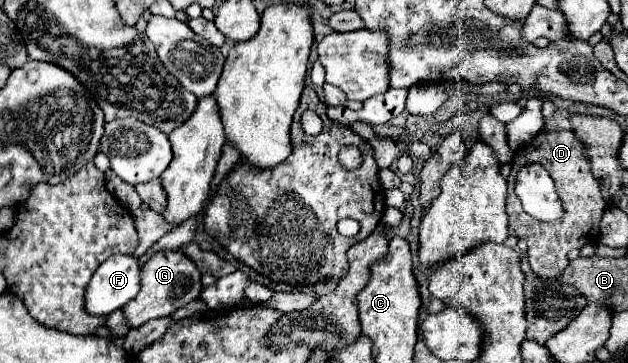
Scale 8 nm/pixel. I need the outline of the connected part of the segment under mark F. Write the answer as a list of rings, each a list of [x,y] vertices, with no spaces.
[[[111,255],[87,285],[85,309],[91,315],[109,315],[121,309],[139,293],[139,275],[141,265],[135,255]]]

